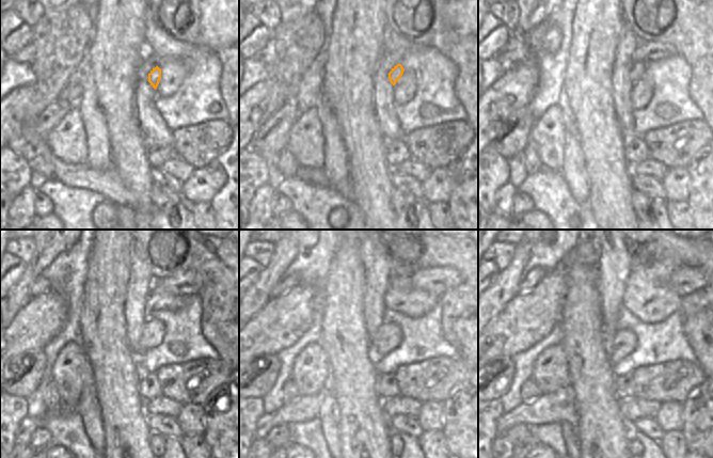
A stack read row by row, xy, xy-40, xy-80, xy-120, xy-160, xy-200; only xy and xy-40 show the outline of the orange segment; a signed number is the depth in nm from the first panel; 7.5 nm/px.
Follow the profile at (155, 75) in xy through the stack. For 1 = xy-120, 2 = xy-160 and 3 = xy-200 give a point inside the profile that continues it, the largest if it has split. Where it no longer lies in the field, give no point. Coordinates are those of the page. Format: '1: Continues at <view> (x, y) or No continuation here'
1: Continues at xy-120 (156, 300)
2: Continues at xy-160 (400, 296)
3: Continues at xy-200 (647, 295).

